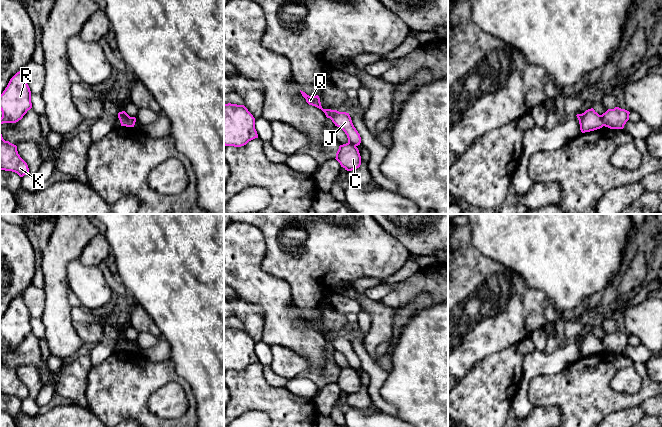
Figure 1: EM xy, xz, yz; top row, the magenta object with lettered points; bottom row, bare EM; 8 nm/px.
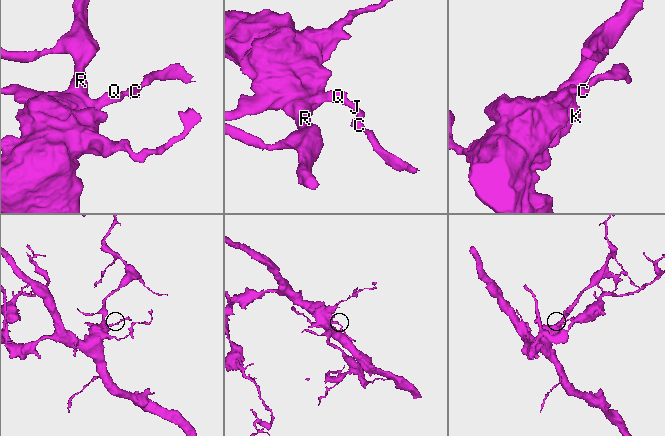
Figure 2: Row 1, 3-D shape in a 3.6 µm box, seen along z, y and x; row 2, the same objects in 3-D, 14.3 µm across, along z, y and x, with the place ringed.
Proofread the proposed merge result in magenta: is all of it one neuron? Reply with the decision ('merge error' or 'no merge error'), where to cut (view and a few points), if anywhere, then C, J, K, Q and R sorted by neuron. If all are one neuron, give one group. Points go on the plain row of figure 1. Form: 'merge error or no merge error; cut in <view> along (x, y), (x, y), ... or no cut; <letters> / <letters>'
merge error; cut in yz along (601, 339), (603, 349); C / J K Q R

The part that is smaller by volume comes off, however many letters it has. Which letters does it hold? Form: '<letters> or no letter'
C

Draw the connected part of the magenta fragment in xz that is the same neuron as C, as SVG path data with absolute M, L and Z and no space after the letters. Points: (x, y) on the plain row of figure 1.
M349 366L339 370L335 383L347 395L357 393L361 389L361 380L358 372Z

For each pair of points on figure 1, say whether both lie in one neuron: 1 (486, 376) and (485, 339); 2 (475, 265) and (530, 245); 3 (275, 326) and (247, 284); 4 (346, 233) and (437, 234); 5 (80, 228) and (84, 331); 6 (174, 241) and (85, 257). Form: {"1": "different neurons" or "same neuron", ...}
{"1": "different neurons", "2": "different neurons", "3": "same neuron", "4": "different neurons", "5": "different neurons", "6": "different neurons"}

